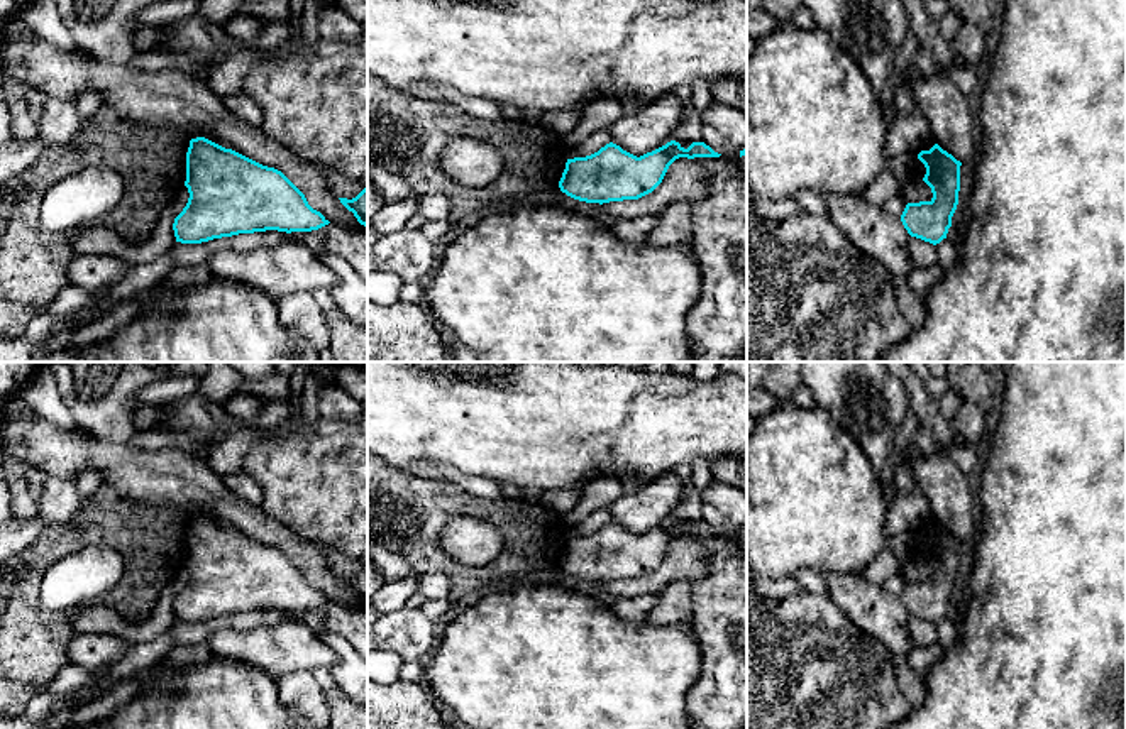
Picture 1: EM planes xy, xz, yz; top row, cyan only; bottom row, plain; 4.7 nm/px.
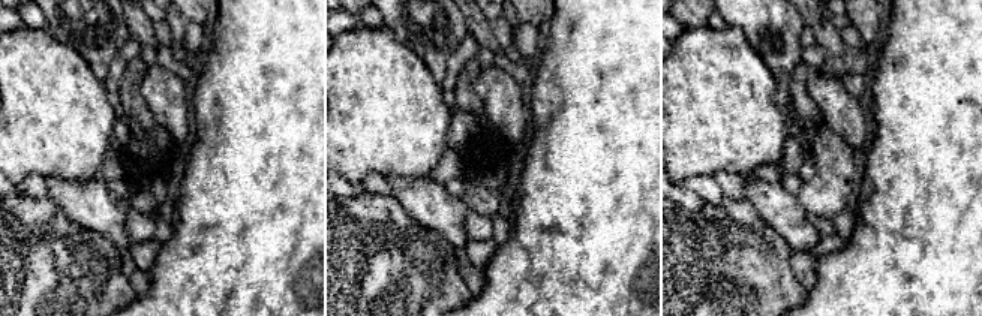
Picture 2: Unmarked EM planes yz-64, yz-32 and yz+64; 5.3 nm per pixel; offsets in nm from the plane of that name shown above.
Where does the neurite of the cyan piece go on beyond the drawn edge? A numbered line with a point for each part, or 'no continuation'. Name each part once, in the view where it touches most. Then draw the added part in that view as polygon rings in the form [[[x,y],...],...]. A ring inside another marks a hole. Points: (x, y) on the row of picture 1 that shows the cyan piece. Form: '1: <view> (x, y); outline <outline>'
no continuation

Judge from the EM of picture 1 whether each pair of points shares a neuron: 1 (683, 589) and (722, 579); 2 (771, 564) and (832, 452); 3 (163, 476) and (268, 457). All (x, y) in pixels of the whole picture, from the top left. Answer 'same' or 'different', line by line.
1: different
2: same
3: different

